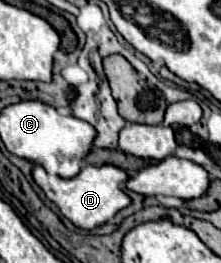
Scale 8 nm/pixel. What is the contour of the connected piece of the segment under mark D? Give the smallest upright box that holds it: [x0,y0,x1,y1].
[32,163,130,229]

